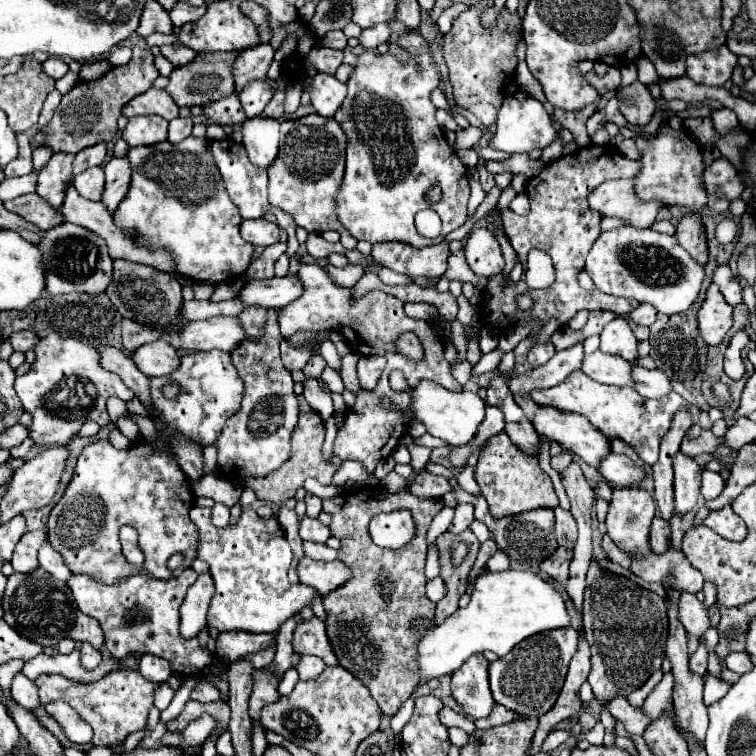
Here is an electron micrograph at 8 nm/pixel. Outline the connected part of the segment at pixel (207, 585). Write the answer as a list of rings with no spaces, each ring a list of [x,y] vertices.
[[[209,572],[199,574],[197,582],[187,590],[187,596],[181,604],[181,636],[195,638],[199,630],[205,626],[207,608],[211,596],[215,592],[215,584]]]

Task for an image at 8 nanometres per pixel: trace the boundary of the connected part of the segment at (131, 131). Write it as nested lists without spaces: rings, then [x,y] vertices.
[[[139,116],[127,122],[127,128],[123,130],[123,140],[135,148],[135,146],[153,146],[157,142],[167,140],[167,120],[161,120],[161,116]]]

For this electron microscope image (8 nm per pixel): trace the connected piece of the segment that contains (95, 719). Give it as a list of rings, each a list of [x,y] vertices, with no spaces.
[[[113,670],[109,674],[105,674],[101,680],[91,682],[91,684],[81,684],[81,682],[73,682],[65,676],[59,674],[41,674],[39,678],[35,678],[35,684],[39,688],[39,700],[41,700],[41,708],[33,710],[33,716],[37,716],[39,724],[43,724],[43,728],[47,728],[53,736],[57,736],[57,740],[61,742],[63,748],[75,746],[73,742],[69,742],[61,730],[61,726],[45,712],[45,704],[55,702],[55,700],[65,700],[67,704],[71,704],[83,720],[87,720],[93,728],[93,740],[85,746],[79,746],[83,752],[89,752],[95,746],[117,746],[121,742],[125,742],[125,738],[137,730],[143,730],[147,724],[147,714],[153,706],[153,690],[157,688],[157,684],[145,680],[137,670]]]

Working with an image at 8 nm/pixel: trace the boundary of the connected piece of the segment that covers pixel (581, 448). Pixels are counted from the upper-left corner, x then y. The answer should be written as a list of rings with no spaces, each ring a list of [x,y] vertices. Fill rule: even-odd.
[[[537,408],[535,428],[541,436],[551,436],[555,442],[581,456],[593,468],[599,468],[599,462],[613,452],[611,440],[605,438],[581,414],[557,412],[555,408]]]

